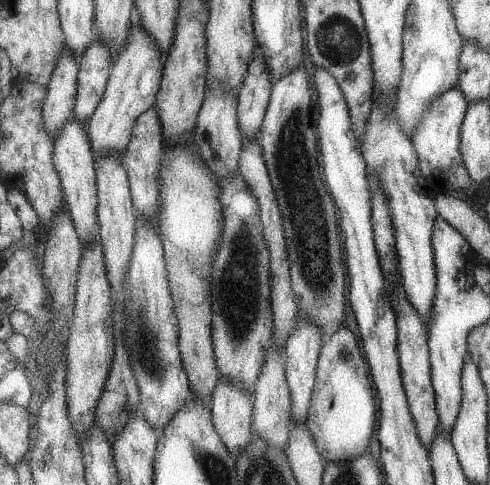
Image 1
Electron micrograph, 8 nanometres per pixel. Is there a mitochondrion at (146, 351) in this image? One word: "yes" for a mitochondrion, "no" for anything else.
yes

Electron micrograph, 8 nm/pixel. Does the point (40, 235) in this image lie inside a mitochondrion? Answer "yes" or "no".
no

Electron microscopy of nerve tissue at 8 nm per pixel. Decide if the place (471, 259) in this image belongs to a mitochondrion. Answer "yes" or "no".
no

